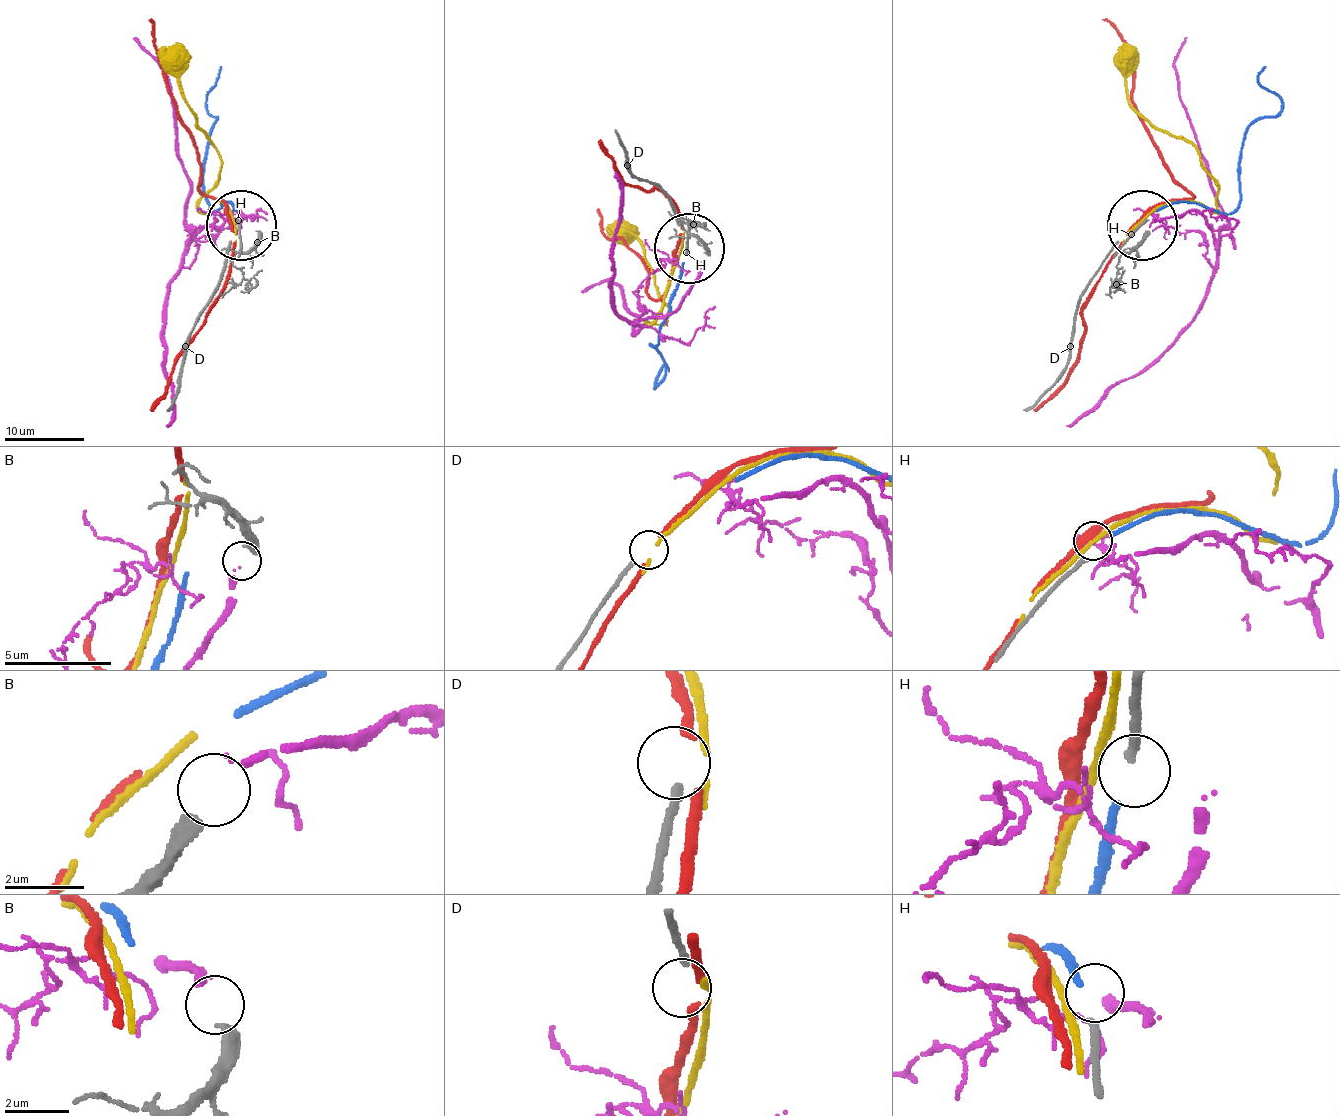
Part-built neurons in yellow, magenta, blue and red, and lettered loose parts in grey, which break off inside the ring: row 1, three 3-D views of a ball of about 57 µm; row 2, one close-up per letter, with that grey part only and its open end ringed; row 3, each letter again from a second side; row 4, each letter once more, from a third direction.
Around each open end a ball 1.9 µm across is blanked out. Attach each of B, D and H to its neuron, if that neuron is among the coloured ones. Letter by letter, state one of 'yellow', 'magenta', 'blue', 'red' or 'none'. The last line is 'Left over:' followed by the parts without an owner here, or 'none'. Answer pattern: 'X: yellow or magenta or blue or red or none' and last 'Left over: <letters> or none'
B: magenta
D: none
H: blue
Left over: D

